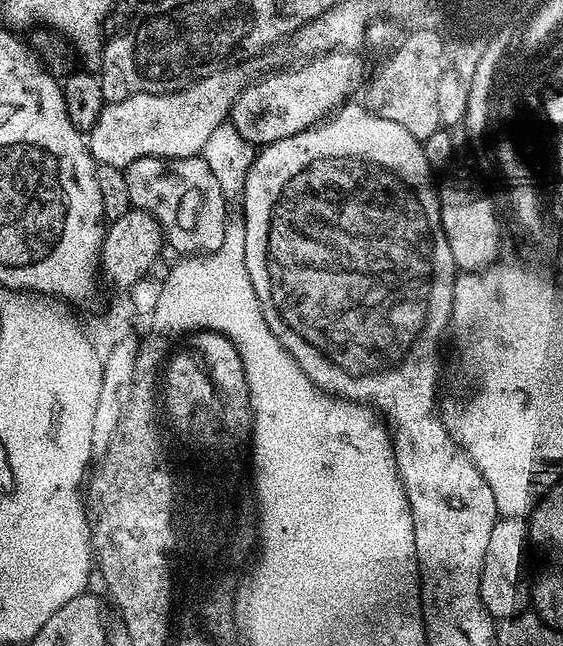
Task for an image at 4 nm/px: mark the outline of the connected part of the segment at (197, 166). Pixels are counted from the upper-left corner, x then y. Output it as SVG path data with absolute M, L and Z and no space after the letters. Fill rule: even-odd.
M199 155L138 158L124 169L124 177L126 186L130 186L130 202L133 209L151 212L166 226L174 223L179 216L180 224L184 228L192 228L196 224L192 240L198 247L211 249L225 233L226 197L218 186L218 178L210 174L210 166L206 166L206 162Z

